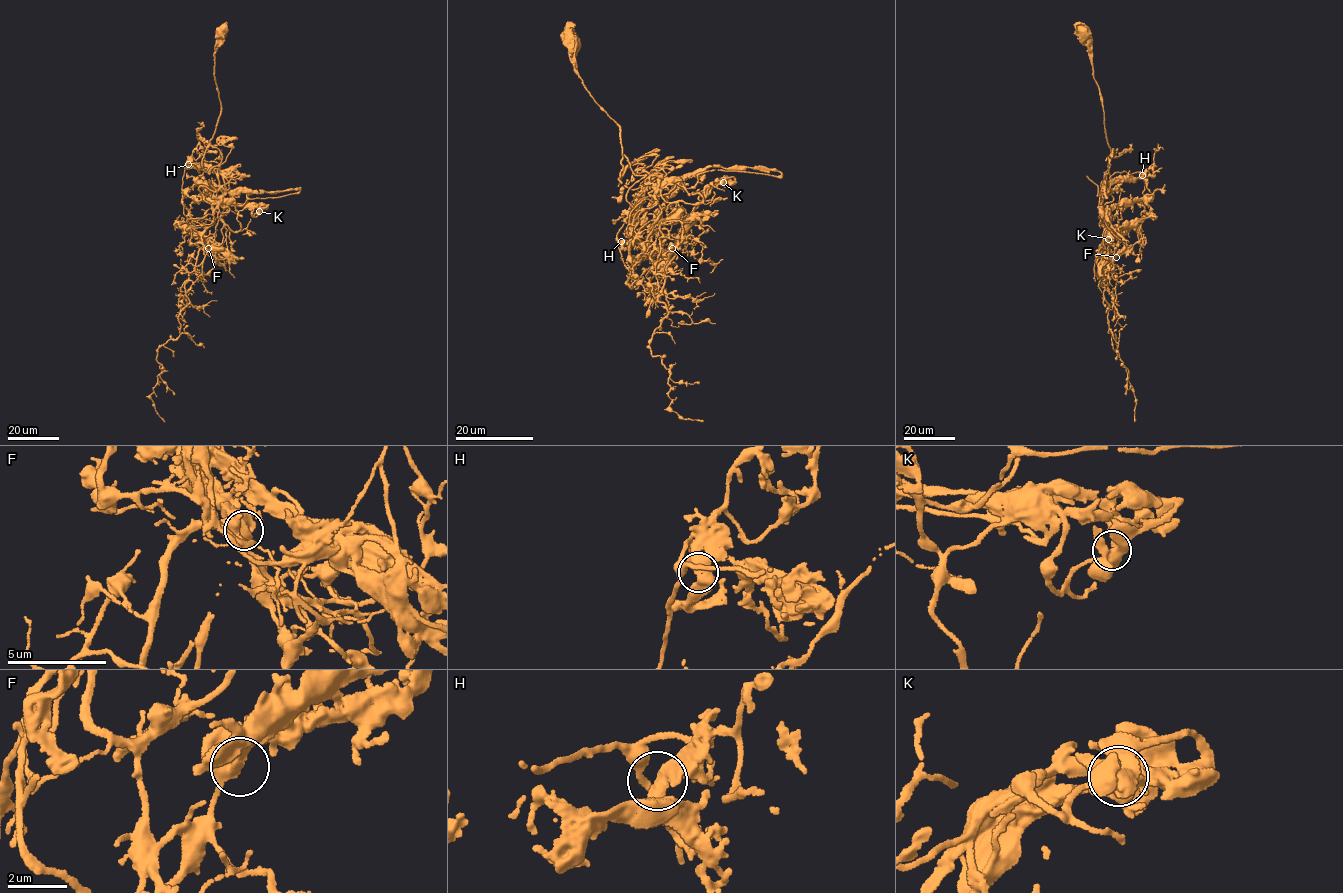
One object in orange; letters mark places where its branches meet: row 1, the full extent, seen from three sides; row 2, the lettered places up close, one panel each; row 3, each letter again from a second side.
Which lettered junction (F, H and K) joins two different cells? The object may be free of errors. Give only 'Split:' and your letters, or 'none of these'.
Split: F

